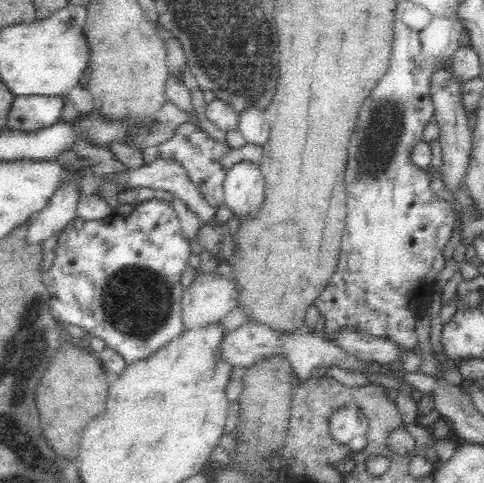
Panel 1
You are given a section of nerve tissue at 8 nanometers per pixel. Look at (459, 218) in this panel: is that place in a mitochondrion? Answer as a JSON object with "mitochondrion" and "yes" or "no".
{"mitochondrion":"no"}

